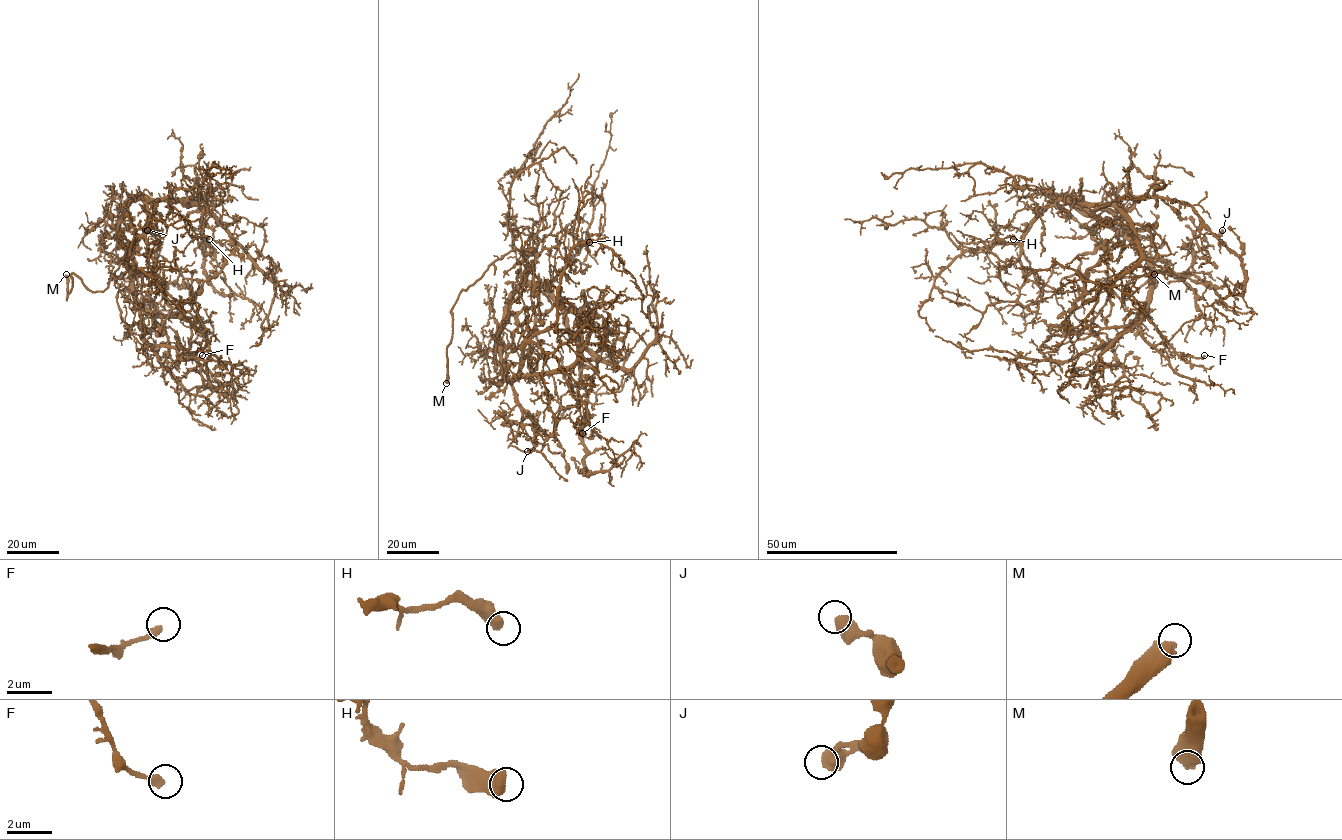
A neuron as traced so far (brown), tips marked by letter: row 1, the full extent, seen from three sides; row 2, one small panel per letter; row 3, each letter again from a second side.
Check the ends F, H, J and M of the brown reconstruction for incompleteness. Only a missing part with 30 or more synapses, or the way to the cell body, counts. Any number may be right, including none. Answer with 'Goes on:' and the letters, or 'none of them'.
Goes on: M

